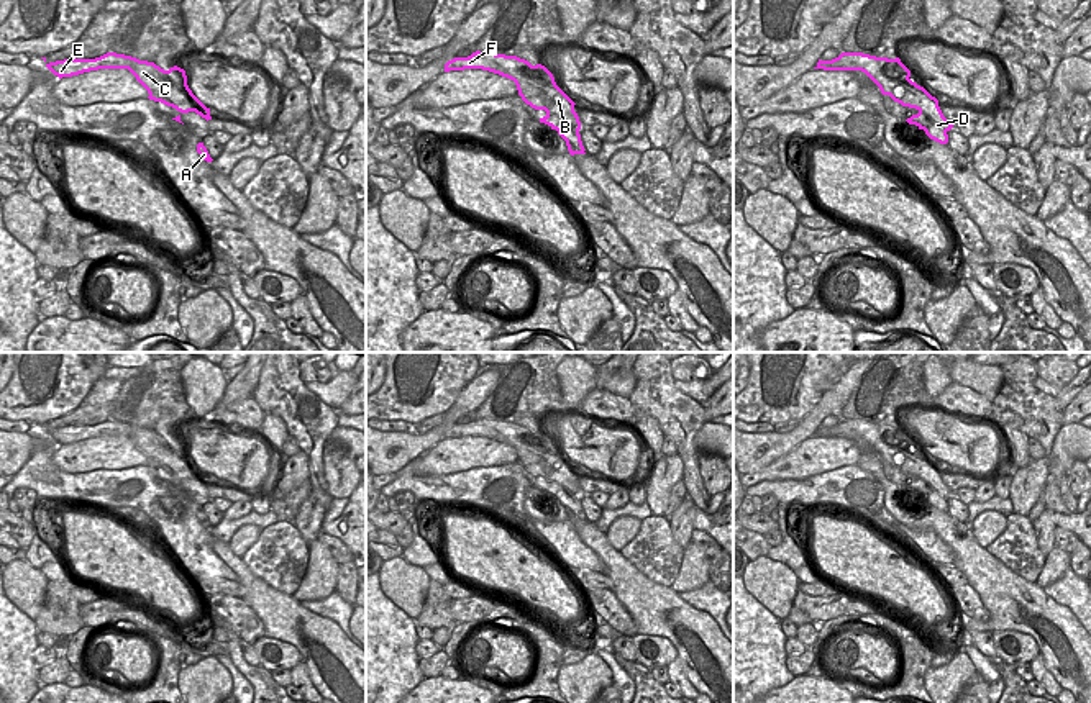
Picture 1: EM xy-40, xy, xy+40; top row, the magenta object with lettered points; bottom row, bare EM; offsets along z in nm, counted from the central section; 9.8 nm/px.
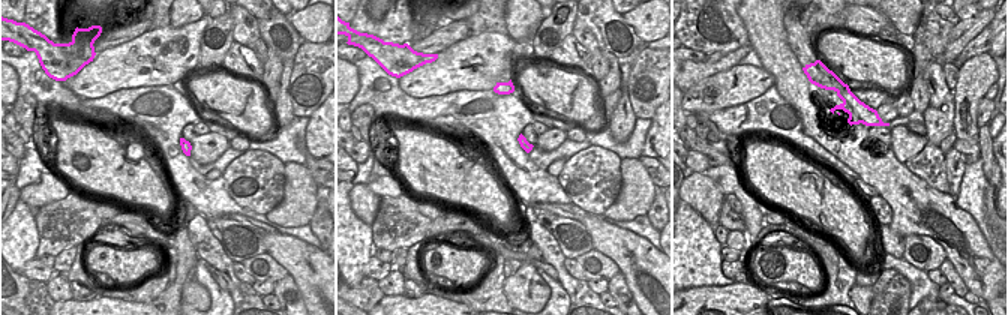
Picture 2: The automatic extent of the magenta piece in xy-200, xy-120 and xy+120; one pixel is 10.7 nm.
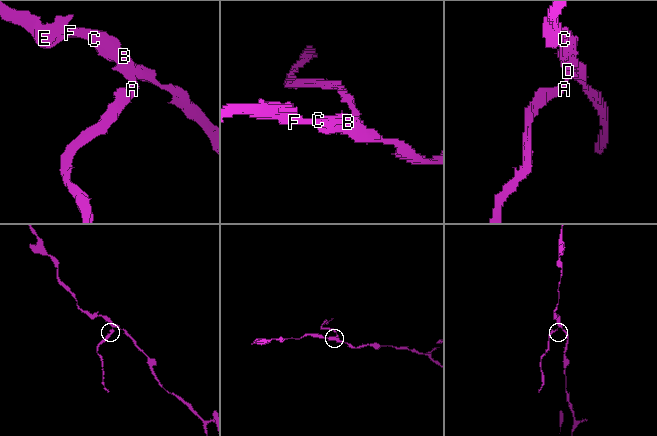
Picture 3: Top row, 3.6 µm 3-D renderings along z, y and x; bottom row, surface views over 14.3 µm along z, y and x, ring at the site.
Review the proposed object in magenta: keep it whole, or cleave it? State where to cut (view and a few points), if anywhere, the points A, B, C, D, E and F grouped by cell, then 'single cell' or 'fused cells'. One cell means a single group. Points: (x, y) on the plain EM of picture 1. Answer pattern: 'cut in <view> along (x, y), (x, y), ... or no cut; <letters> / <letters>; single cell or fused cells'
cut in xy along (566, 508), (581, 520); A / B C D E F; fused cells

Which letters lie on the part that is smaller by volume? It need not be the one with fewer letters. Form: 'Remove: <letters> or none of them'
Remove: A

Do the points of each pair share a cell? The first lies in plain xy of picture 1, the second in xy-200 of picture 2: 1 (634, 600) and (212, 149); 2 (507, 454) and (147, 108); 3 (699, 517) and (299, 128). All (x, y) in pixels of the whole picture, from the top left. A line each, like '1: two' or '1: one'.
1: two
2: two
3: two

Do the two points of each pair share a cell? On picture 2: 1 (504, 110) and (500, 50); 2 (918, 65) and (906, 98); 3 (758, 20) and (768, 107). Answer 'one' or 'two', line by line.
1: two
2: one
3: two

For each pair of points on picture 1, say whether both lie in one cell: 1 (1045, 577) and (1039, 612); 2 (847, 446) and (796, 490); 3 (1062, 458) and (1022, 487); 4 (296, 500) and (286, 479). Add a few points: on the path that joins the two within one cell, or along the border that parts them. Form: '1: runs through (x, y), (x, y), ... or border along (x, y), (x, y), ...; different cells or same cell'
1: border along (1034, 582), (1042, 589); different cells
2: border along (852, 466), (839, 466), (799, 479), (776, 480); different cells
3: border along (1047, 456), (1047, 480), (1042, 490); different cells
4: border along (307, 477), (283, 498); different cells

